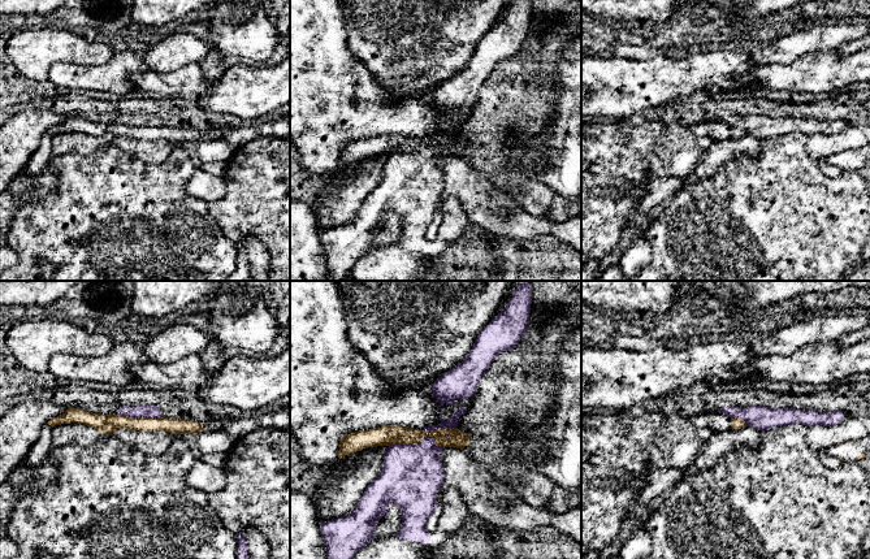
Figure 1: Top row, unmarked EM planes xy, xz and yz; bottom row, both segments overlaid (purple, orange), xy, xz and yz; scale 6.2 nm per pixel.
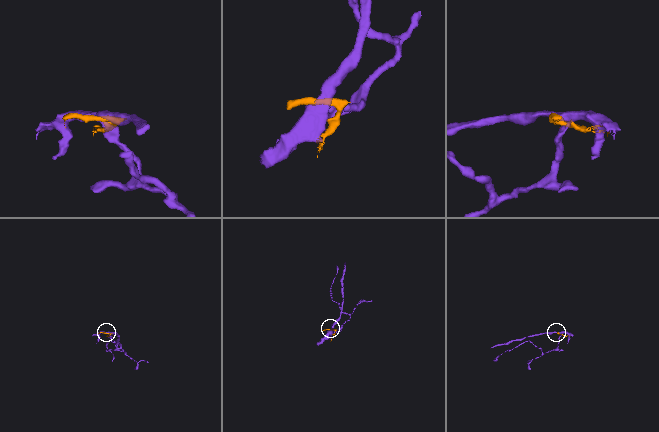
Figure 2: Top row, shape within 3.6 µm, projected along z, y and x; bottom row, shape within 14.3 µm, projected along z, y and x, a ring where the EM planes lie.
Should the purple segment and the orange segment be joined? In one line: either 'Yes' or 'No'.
No

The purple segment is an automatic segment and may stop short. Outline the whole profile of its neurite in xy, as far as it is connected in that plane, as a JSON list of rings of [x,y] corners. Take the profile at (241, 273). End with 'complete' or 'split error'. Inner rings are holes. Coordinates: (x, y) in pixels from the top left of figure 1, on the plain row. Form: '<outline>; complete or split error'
[[[243,240],[235,243],[238,256],[237,256],[237,268],[229,276],[228,281],[252,281],[252,277],[248,270],[247,252]]]; complete

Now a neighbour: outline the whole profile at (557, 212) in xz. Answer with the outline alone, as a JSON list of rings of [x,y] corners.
[[[554,192],[553,203],[544,218],[551,222],[563,222],[577,216],[581,216],[581,199],[571,202]]]

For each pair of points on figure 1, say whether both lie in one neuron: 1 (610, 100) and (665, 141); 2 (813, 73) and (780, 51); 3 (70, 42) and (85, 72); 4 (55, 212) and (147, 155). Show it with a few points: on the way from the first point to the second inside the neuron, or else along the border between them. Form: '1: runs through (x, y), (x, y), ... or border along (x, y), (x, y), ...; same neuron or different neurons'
1: border along (611, 117), (627, 118); different neurons
2: border along (823, 52), (806, 52), (790, 63), (764, 65); different neurons
3: border along (112, 57), (102, 64), (55, 63), (51, 65); different neurons
4: border along (113, 142), (147, 163), (160, 164), (169, 156); different neurons

